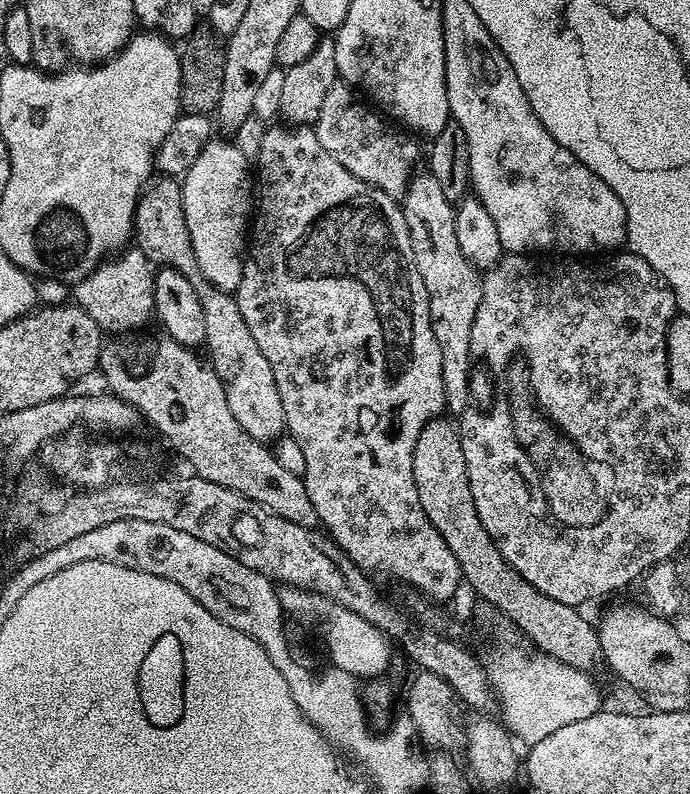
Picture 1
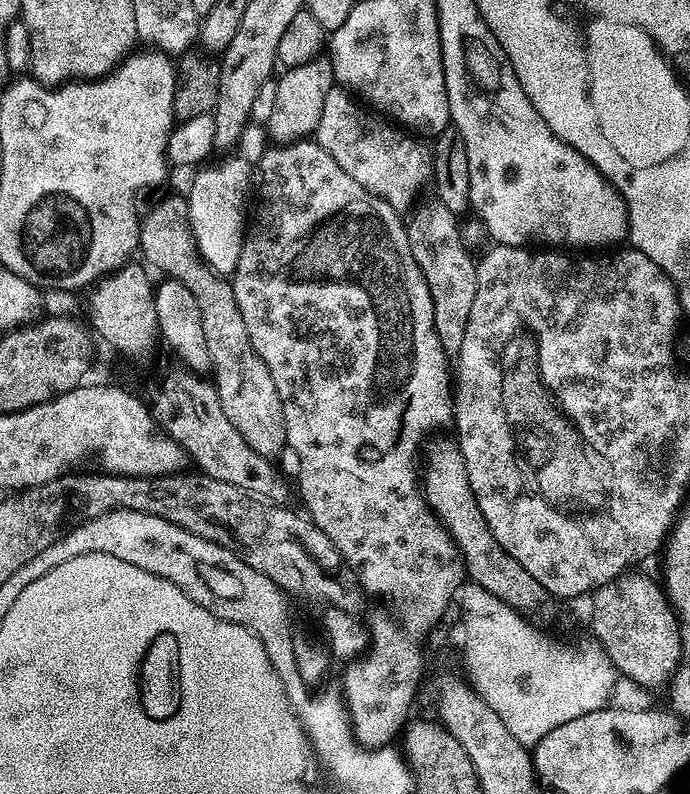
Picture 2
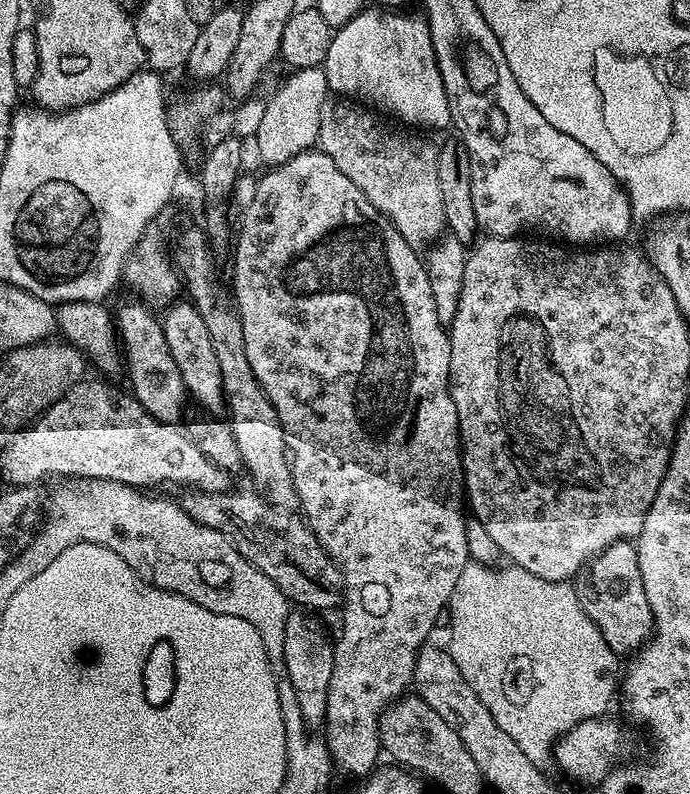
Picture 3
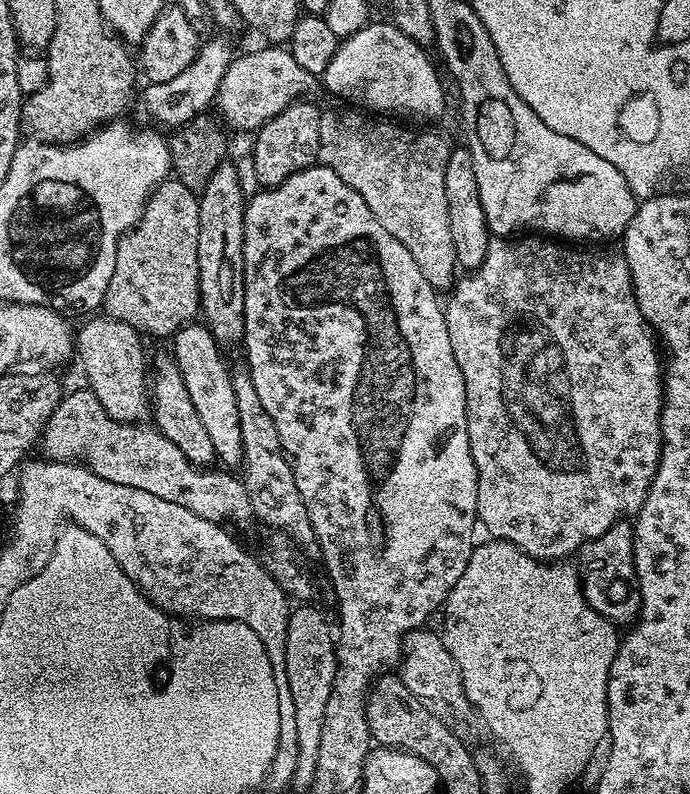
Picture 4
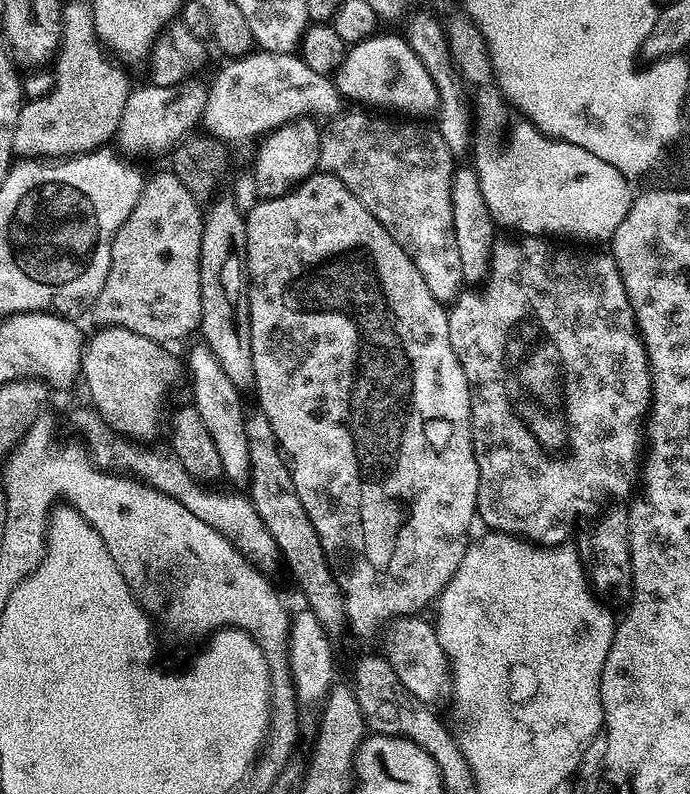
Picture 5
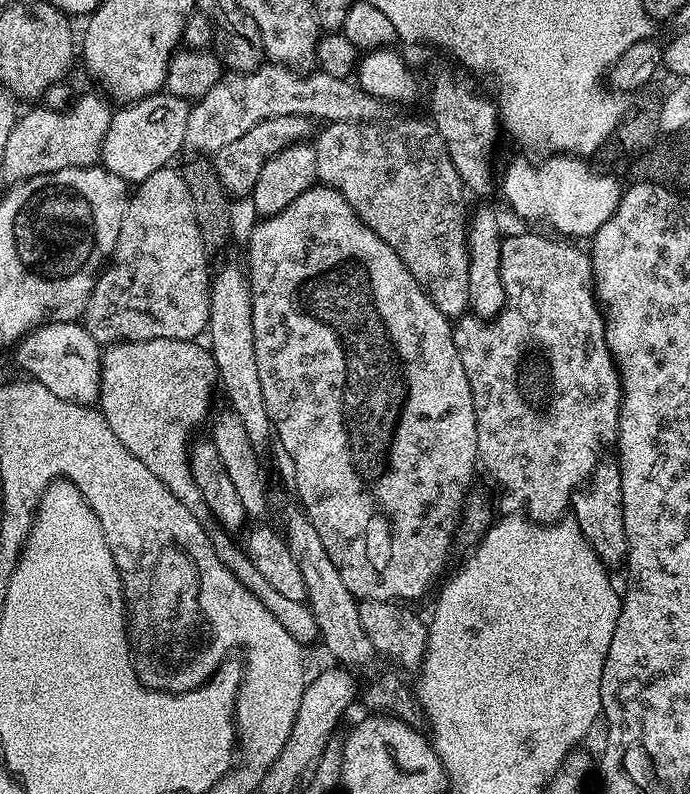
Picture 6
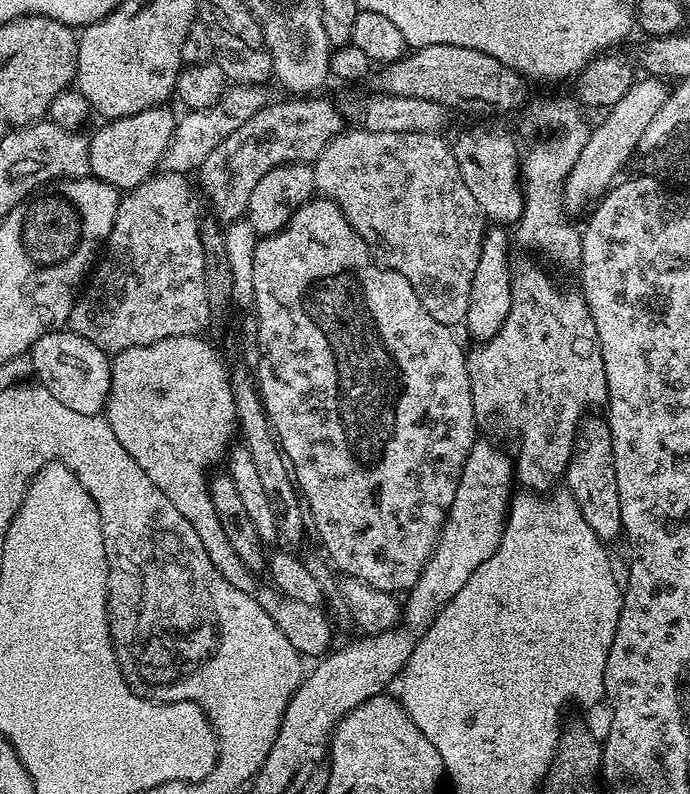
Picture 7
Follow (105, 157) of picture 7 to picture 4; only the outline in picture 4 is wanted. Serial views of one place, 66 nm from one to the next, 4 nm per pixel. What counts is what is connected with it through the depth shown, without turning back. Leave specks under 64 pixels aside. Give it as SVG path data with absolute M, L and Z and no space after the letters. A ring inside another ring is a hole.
M220 34L205 39L200 45L194 62L190 62L190 66L186 66L186 70L182 70L178 78L170 78L170 82L158 82L145 87L145 92L140 96L140 104L144 107L145 114L154 123L161 124L161 126L156 126L161 129L168 128L167 130L181 128L195 116L205 113L213 105L220 82L234 59L232 44L228 40L231 39Z

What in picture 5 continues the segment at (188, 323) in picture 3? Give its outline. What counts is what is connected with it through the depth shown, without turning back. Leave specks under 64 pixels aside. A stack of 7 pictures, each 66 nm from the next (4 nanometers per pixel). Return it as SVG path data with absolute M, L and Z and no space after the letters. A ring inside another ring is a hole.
M197 342L189 350L186 370L192 374L191 403L198 410L198 415L201 416L206 430L210 433L210 439L218 450L224 480L227 483L247 485L251 481L250 442L246 442L246 411L244 412L244 404L240 401L241 389L236 388L230 378L226 378L222 366L218 366L218 358L214 358L208 345L203 342Z

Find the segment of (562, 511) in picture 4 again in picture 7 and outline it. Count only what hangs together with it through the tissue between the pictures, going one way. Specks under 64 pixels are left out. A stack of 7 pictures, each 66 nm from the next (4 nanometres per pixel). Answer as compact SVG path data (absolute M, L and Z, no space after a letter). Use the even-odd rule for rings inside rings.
M517 259L512 265L512 305L510 314L506 314L506 322L502 322L502 330L494 334L494 338L477 343L476 349L467 353L468 358L468 377L470 378L470 394L474 402L477 421L484 422L491 416L497 416L510 431L516 432L520 439L520 445L514 452L514 476L517 481L524 483L525 489L537 494L547 493L555 489L556 484L561 483L562 477L568 471L568 463L572 457L572 446L576 442L576 430L580 426L582 417L589 410L596 410L596 407L607 405L608 387L606 386L606 366L602 366L602 346L598 342L598 330L594 330L594 318L590 318L590 310L584 301L584 294L579 290L573 292L563 292L558 285L552 281L552 276L540 264L535 264L532 260Z

